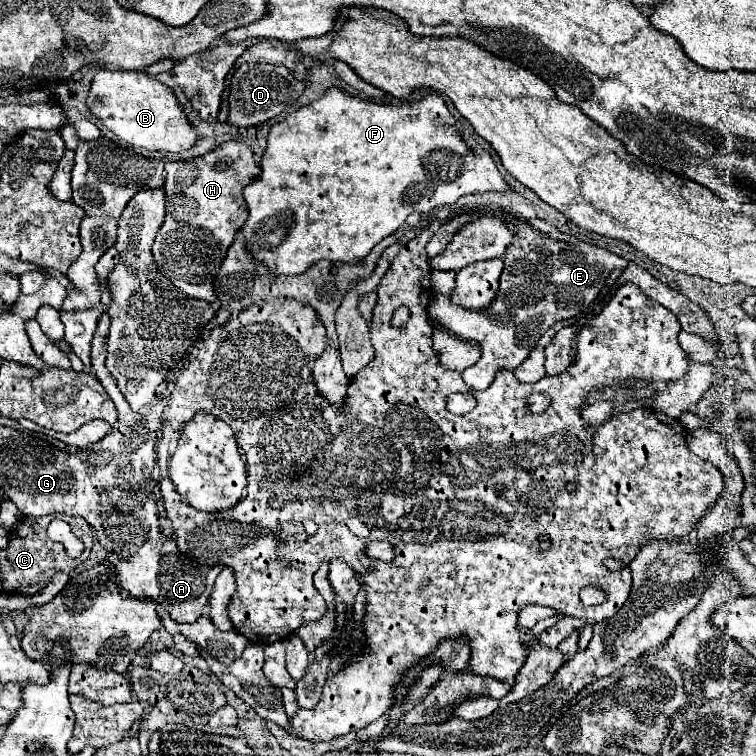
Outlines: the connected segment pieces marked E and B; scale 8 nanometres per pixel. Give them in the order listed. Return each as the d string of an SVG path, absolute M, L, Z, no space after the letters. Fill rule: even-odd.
M508 216L506 220L510 228L514 228L514 238L504 256L504 272L500 276L498 296L492 302L492 306L476 314L452 304L448 296L442 296L442 294L434 294L434 300L430 300L430 306L428 306L430 316L436 318L440 324L444 324L448 330L452 330L462 338L476 340L482 346L482 358L474 366L462 372L462 378L470 390L486 390L492 384L498 370L514 370L520 382L536 382L546 374L556 376L568 370L568 366L572 366L576 358L574 342L576 342L576 334L580 332L576 324L562 328L552 338L552 342L544 348L546 370L544 370L544 350L540 350L538 346L534 348L534 344L538 344L540 336L554 322L570 320L578 314L582 306L588 306L604 288L604 278L614 268L624 268L624 272L618 278L618 286L626 282L634 282L636 286L640 286L644 294L648 294L652 300L660 302L664 308L676 314L682 330L698 334L702 338L716 336L716 330L708 314L698 304L690 302L678 290L672 290L664 282L656 280L650 272L646 272L636 262L628 264L628 260L620 258L618 254L588 242L560 242L560 240L548 238L546 234L536 230L536 224L532 224L532 220L526 220L526 218Z
M98 70L86 106L92 112L92 116L102 120L120 140L138 148L180 154L196 142L196 134L188 118L184 116L178 100L174 98L172 90L140 70Z

